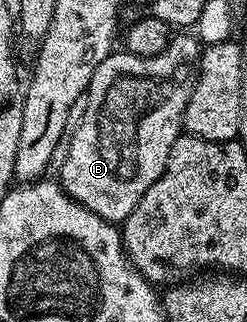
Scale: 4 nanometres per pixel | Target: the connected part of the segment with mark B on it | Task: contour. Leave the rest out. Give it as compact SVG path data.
M178 33L171 38L170 44L164 49L164 53L160 53L156 57L111 53L107 59L100 61L96 73L92 73L90 90L85 94L86 108L84 109L84 117L80 121L80 125L69 132L68 157L64 161L62 168L60 168L60 175L62 175L60 176L60 182L63 189L70 195L70 198L76 200L77 203L82 203L92 213L96 213L96 217L106 219L115 225L121 224L122 220L128 217L128 213L132 213L132 209L136 209L136 201L140 201L140 197L144 197L144 193L148 193L152 181L156 181L160 177L160 173L164 173L164 169L168 165L168 157L170 156L172 145L177 141L178 136L183 134L186 106L192 97L192 89L196 78L196 64L199 58L199 40L193 34Z

